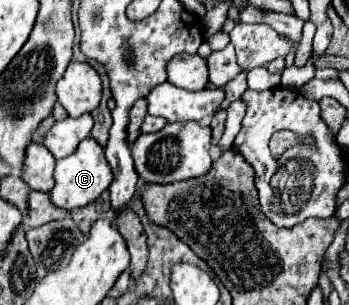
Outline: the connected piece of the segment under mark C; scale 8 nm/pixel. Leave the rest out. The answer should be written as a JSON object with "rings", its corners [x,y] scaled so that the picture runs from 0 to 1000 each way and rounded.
{"rings":[[[249,449],[244,462],[226,469],[226,482],[215,489],[209,508],[163,528],[152,587],[158,587],[158,613],[146,620],[140,646],[158,679],[203,692],[203,685],[244,679],[249,666],[272,659],[318,607],[318,554],[307,548],[295,482],[284,482],[284,469],[272,469],[272,456]]]}

